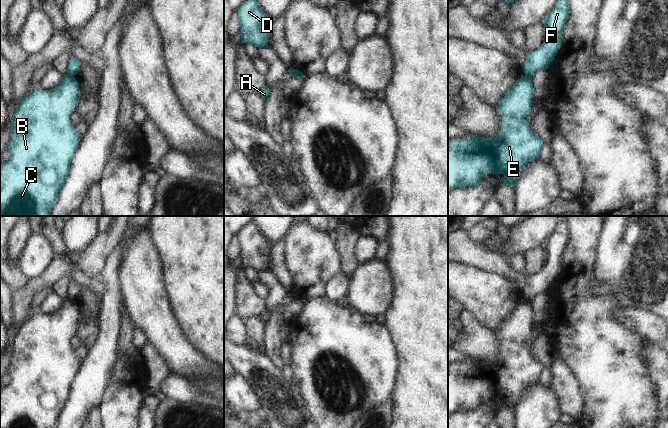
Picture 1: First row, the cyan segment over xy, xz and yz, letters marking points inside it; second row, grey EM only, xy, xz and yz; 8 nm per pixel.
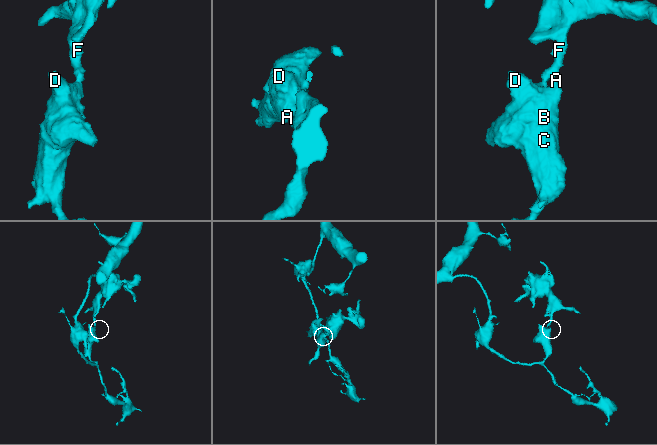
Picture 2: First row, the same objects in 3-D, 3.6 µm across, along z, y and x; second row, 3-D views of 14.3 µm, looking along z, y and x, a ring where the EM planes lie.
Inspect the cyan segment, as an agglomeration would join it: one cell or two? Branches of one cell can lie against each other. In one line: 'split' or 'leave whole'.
split

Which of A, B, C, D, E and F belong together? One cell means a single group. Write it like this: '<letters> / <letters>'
A B C D E / F

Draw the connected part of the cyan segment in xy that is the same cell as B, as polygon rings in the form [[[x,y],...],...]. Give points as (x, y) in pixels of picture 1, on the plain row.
[[[66,298],[55,312],[43,314],[38,311],[19,326],[12,341],[8,365],[10,381],[0,390],[0,428],[54,428],[57,425],[79,370],[79,357],[70,346],[70,339],[78,330],[79,321],[78,305]]]

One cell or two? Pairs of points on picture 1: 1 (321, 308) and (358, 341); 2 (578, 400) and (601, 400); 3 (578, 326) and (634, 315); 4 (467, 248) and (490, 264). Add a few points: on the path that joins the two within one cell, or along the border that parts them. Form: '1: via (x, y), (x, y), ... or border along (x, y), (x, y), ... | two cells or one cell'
1: via (330, 317), (349, 336) | one cell
2: border along (577, 378), (580, 392), (585, 398), (582, 417) | two cells
3: border along (615, 313), (628, 326), (638, 331) | two cells
4: via (473, 254), (484, 259) | one cell

